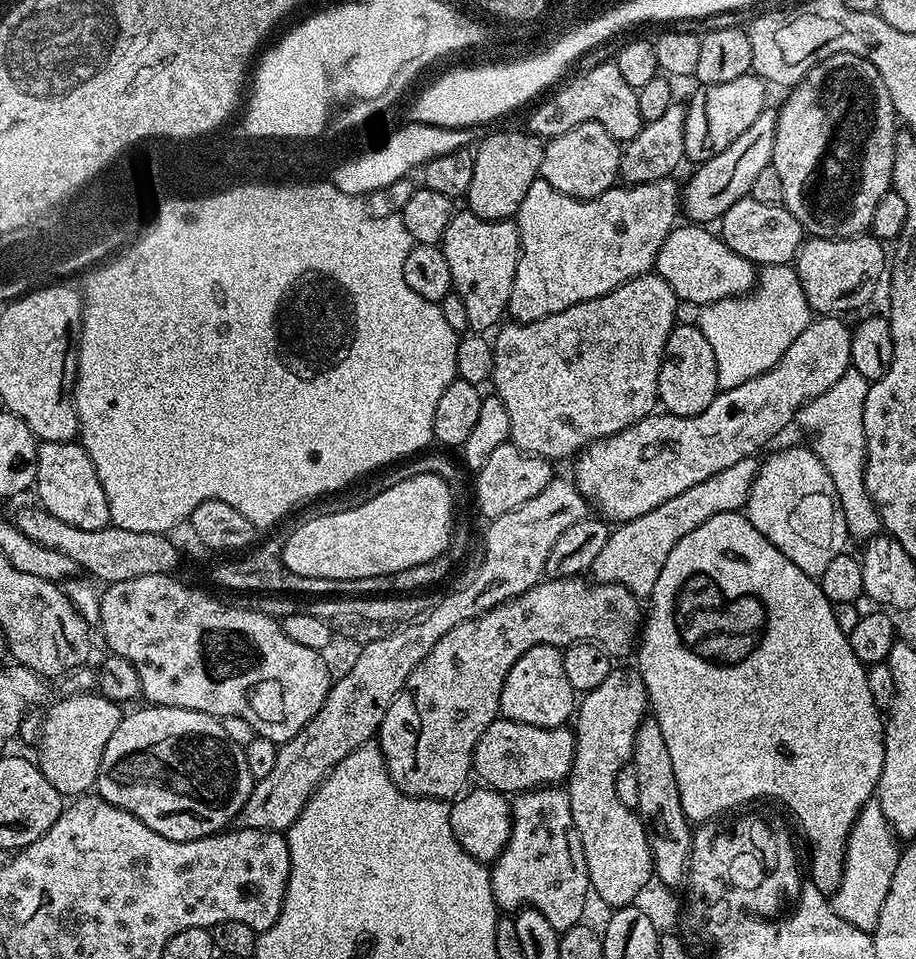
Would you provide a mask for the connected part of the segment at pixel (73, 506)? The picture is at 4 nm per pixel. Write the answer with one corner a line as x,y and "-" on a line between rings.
39,441
36,446
36,482
34,493
39,507
45,508
54,518
66,522
66,526
78,526
78,530
98,530
109,527
108,503
98,482
94,462
86,454
83,444
66,442

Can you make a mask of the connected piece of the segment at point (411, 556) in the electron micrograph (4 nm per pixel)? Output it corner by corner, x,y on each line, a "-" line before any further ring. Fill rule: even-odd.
434,472
408,477
404,481
389,483
388,486
389,488
382,489
377,496
372,496
369,500
354,505
353,508
344,508
341,512
328,510
320,518
314,518
305,524
296,524
293,532
284,540
284,566
294,574
304,575
306,578
336,580
374,578
410,570
411,567
428,563
447,551
454,535
451,486

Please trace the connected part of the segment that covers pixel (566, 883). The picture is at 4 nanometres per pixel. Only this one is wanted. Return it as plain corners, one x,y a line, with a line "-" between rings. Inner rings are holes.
560,786
531,788
528,792
519,793
511,801
512,829
510,838
502,850
502,854
491,865
492,893
496,899
497,909
519,910
525,906
538,910
550,926
564,933
581,923
584,917
584,903
590,900
588,883
588,867
586,854
582,850
582,838
574,826
574,814
570,814
570,798
567,791

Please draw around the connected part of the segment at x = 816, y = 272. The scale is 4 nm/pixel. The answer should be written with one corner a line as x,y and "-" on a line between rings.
871,234
848,240
805,239
794,259
796,277
816,314
845,314
868,304
886,276
885,245

